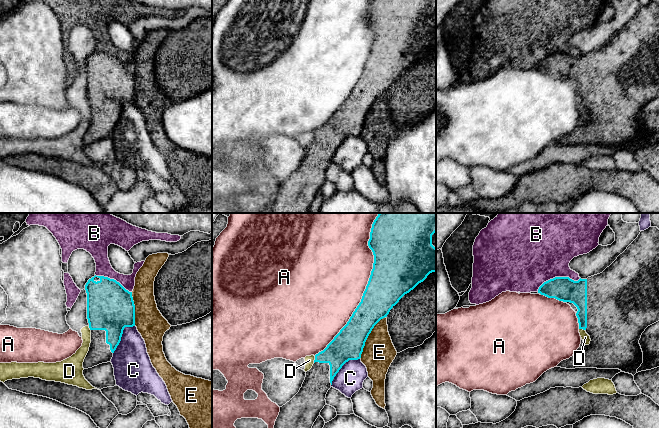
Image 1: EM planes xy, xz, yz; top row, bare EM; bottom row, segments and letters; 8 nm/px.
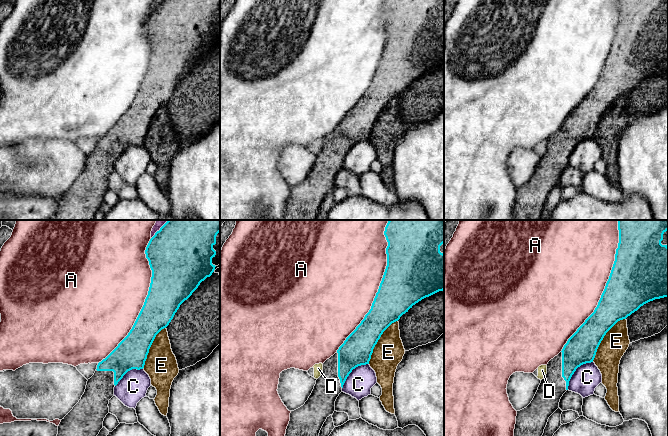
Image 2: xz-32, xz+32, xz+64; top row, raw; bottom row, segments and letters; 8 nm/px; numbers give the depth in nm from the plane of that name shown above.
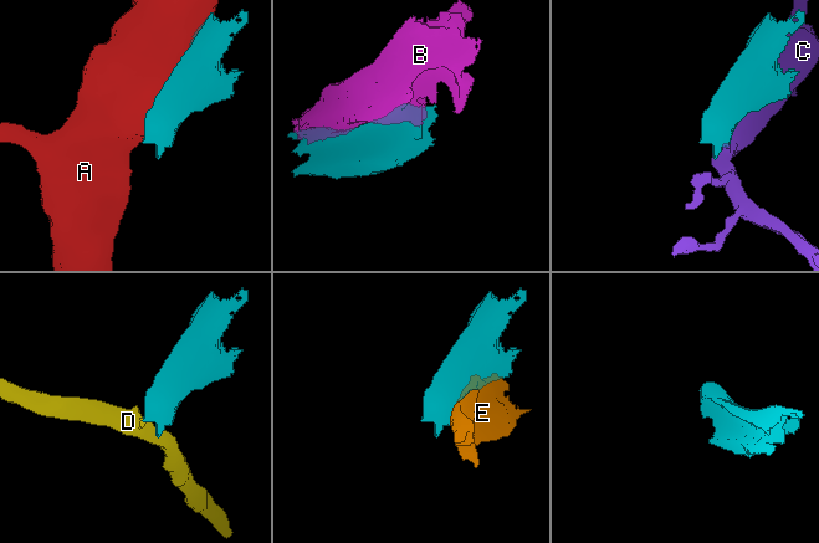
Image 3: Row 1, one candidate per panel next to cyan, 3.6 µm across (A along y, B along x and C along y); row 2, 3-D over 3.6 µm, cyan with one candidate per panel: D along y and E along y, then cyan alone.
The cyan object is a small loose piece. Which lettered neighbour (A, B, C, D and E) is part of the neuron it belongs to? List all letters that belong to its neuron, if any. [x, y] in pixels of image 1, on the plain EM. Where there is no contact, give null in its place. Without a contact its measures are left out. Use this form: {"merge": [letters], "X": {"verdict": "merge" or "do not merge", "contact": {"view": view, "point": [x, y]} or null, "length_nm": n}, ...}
{"merge": [], "A": {"verdict": "do not merge", "contact": {"view": "xz", "point": [364, 67]}, "length_nm": 1150}, "B": {"verdict": "do not merge", "contact": {"view": "yz", "point": [557, 53]}, "length_nm": 360}, "C": {"verdict": "do not merge", "contact": {"view": "xz", "point": [341, 143]}, "length_nm": 320}, "D": {"verdict": "do not merge", "contact": {"view": "xz", "point": [315, 135]}, "length_nm": 60}, "E": {"verdict": "do not merge", "contact": {"view": "xz", "point": [367, 113]}, "length_nm": 400}}

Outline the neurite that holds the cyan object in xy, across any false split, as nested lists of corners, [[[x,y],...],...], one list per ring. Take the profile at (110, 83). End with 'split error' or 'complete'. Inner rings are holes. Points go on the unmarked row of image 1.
[[[95,51],[85,66],[91,119],[83,144],[88,145],[111,138],[124,104],[135,102],[135,81],[132,68],[108,53]]] | split error

